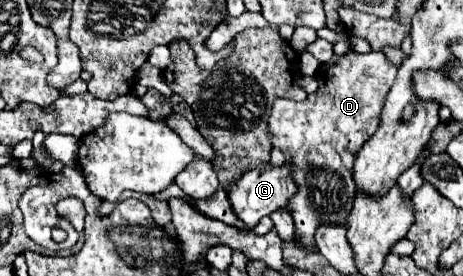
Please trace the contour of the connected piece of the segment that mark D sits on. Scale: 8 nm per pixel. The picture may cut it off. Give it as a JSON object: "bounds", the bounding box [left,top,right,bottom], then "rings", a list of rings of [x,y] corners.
{"bounds":[268,51,398,247],"rings":[[[348,51],[340,57],[334,57],[330,63],[320,65],[318,69],[318,91],[308,95],[306,101],[292,101],[292,99],[274,99],[272,113],[268,119],[268,133],[270,141],[276,149],[282,151],[286,157],[286,163],[294,163],[294,181],[298,183],[298,191],[294,193],[294,199],[288,203],[288,213],[294,219],[296,233],[294,237],[302,245],[314,247],[314,231],[322,223],[330,225],[346,225],[348,215],[354,205],[356,187],[354,187],[354,175],[350,175],[350,167],[354,165],[354,159],[362,145],[374,135],[380,123],[380,109],[384,105],[384,99],[396,79],[398,67],[394,63],[386,63],[386,55],[380,51],[370,51],[366,55]]]}

